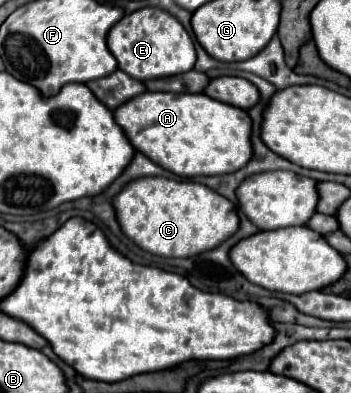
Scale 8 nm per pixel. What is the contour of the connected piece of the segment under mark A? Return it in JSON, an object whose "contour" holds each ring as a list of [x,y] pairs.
{"contour":[[[146,92],[138,98],[126,102],[126,106],[114,112],[116,122],[124,130],[130,144],[148,156],[154,164],[164,170],[174,172],[182,178],[194,176],[218,176],[240,170],[250,160],[250,124],[252,120],[244,110],[238,110],[230,104],[208,98],[206,94],[174,94],[174,92]]]}

